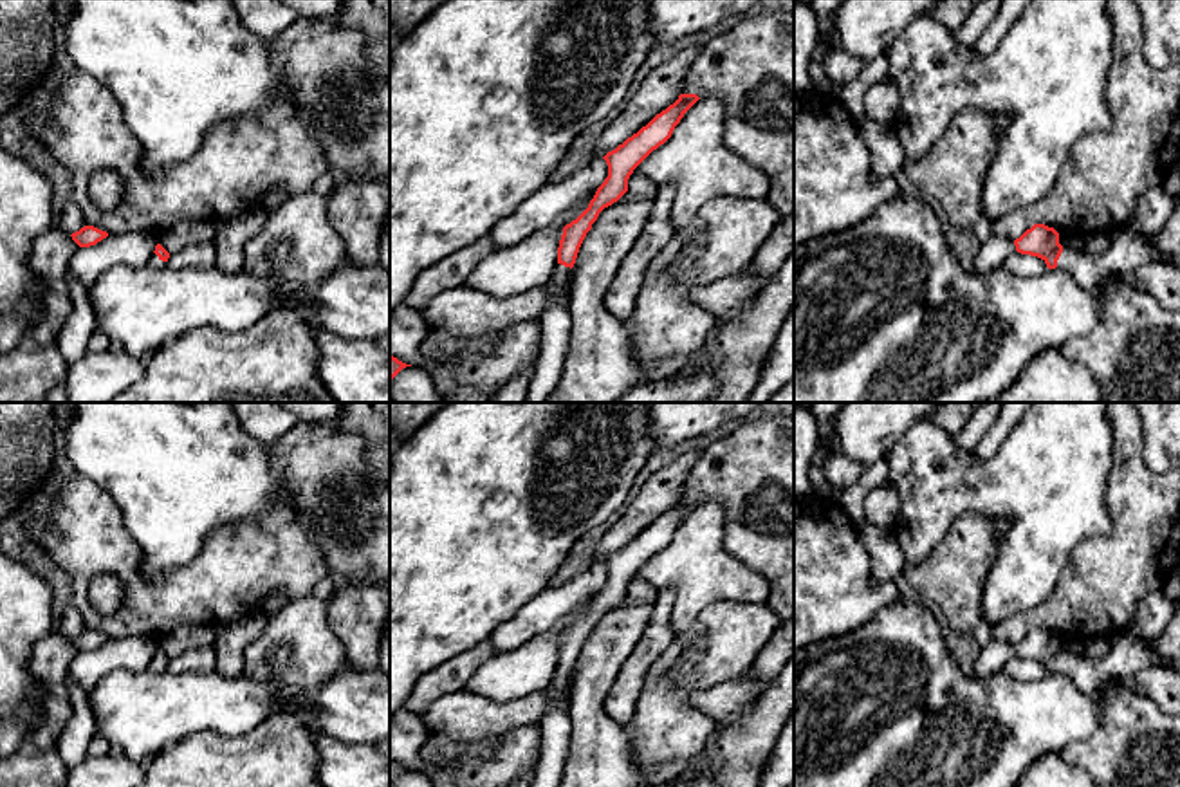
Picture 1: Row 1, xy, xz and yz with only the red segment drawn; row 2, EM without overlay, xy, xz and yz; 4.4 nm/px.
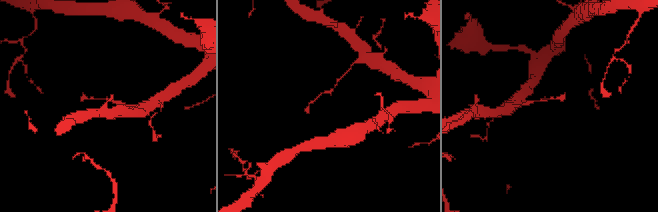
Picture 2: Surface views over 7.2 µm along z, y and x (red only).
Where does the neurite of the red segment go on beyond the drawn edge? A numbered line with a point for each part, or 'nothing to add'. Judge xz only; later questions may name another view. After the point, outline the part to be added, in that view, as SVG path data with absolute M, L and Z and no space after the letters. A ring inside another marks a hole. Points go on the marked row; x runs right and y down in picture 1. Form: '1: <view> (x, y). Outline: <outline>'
1: xz (554, 325). Outline: M556 264L552 278L543 287L563 300L550 303L539 318L539 354L529 384L527 403L545 403L563 372L572 334L572 318L568 312L570 282L572 269Z

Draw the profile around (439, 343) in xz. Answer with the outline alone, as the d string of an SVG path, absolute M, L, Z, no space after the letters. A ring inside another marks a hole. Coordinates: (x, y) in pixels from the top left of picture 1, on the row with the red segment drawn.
M429 330L428 338L420 343L420 357L451 357L460 350L467 350L473 354L491 354L496 350L498 343L498 332L460 336L447 330Z

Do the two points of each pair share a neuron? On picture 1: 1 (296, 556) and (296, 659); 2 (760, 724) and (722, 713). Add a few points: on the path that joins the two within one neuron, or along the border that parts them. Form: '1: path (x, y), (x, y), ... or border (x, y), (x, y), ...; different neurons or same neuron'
1: border (311, 594), (289, 601); different neurons
2: border (765, 686), (747, 710), (715, 737); different neurons

